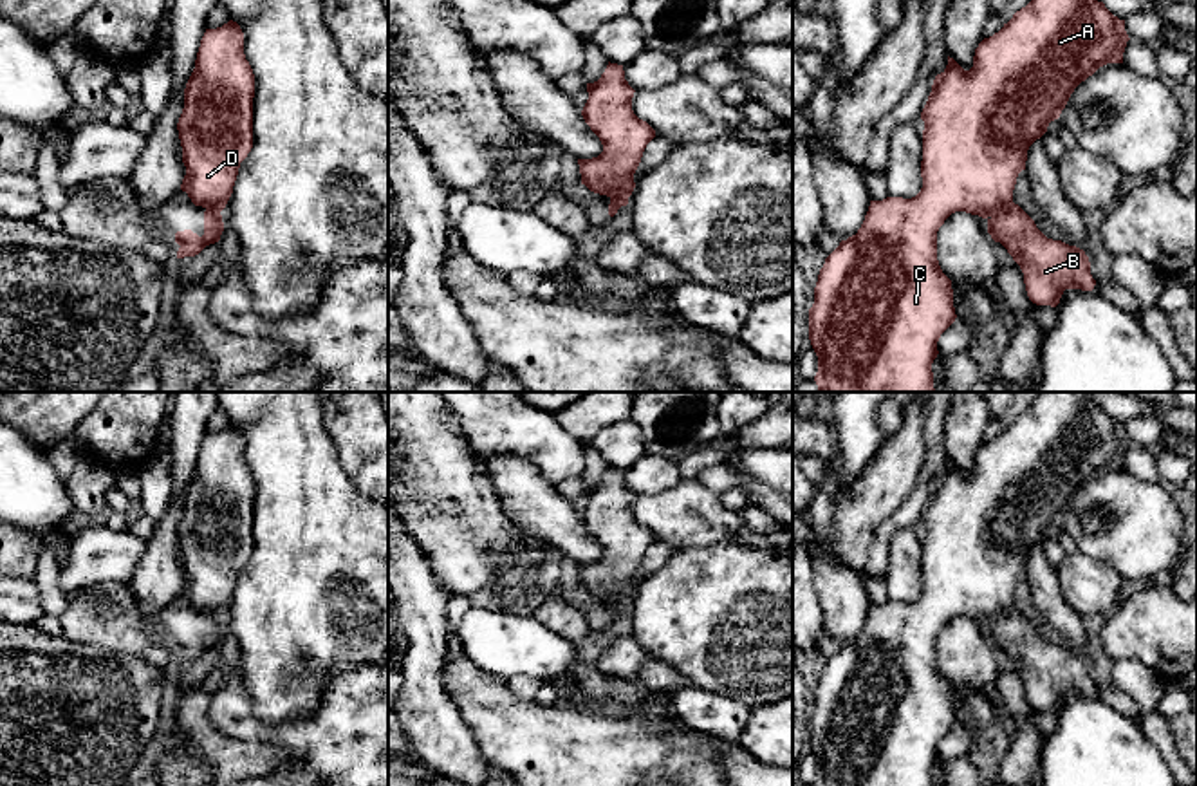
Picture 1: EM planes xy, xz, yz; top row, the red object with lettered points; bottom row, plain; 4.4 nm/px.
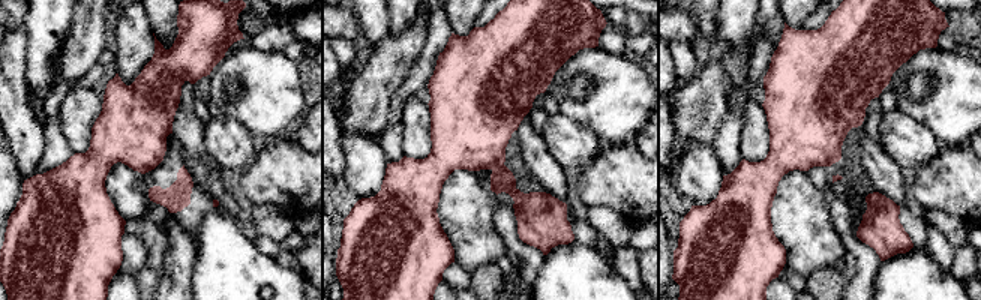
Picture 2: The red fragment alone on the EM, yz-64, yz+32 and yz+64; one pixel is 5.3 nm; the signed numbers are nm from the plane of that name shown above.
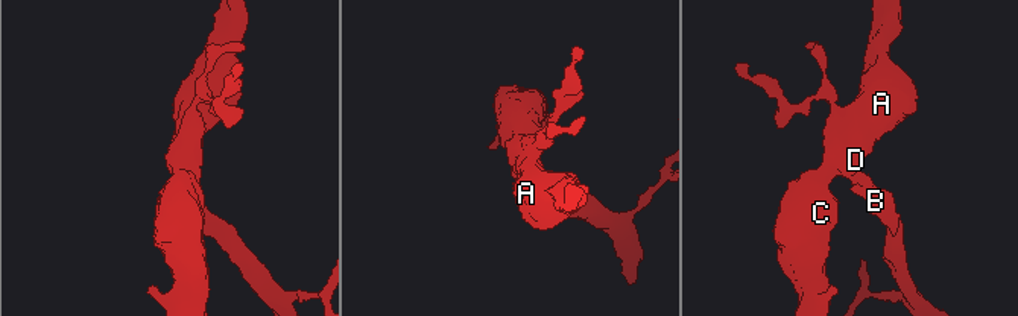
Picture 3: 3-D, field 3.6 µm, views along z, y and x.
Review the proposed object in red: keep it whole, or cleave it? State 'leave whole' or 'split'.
split

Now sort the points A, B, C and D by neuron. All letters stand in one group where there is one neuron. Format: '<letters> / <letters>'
A C D / B

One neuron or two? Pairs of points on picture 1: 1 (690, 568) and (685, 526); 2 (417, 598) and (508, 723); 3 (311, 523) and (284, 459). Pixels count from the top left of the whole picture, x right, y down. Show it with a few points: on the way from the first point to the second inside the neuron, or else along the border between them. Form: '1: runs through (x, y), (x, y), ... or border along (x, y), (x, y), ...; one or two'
1: border along (730, 541), (676, 552); two
2: border along (443, 660), (441, 689), (454, 701); two
3: runs through (306, 506), (298, 476); one

